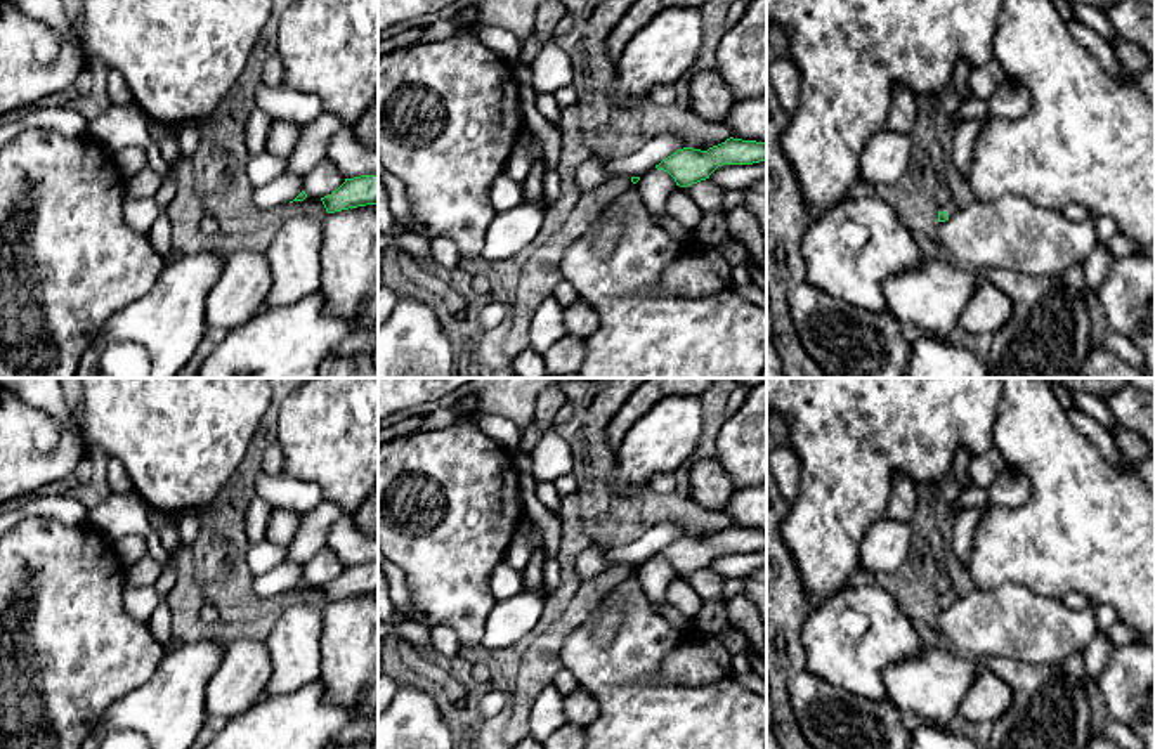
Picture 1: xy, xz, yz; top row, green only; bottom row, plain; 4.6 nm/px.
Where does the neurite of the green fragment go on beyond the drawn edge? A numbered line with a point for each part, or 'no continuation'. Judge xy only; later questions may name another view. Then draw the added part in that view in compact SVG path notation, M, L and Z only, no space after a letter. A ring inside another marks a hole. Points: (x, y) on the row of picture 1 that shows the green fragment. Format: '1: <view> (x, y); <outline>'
no continuation

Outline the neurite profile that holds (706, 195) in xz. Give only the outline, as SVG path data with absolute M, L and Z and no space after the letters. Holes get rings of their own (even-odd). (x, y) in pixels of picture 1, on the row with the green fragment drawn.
M709 179L687 186L687 187L676 186L675 191L682 191L688 194L702 213L718 212L725 194L725 189L716 186Z

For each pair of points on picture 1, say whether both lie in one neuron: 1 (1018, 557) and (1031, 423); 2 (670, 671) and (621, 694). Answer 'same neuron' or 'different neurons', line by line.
1: same neuron
2: different neurons

